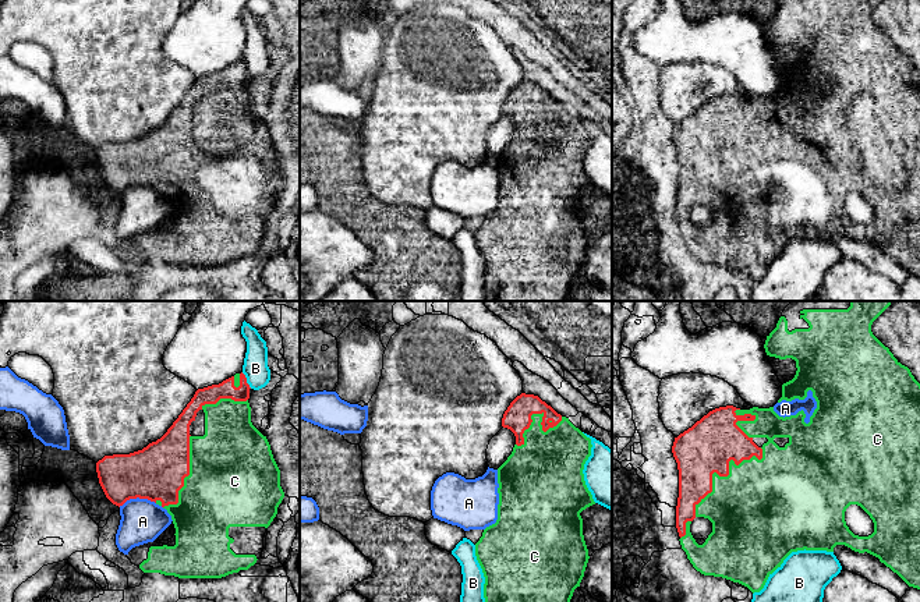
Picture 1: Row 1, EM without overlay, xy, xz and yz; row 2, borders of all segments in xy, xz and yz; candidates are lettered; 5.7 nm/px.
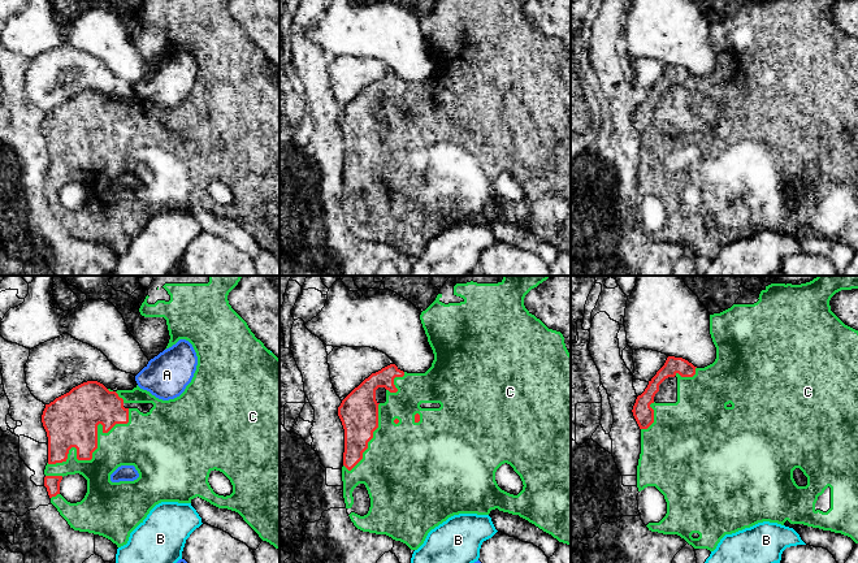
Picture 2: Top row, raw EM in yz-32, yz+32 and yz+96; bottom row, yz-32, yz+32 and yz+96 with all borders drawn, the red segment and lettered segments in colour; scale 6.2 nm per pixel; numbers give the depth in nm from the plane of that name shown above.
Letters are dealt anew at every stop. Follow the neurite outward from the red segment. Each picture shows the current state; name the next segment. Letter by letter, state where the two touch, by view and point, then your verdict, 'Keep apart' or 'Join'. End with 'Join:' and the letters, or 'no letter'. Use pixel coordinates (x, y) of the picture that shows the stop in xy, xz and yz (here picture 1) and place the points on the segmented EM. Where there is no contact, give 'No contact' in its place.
A: Touches red at xy (137, 496). Keep apart
B: Touches red at xy (246, 381). Keep apart
C: Touches red at yz (726, 475). Join
Join: C

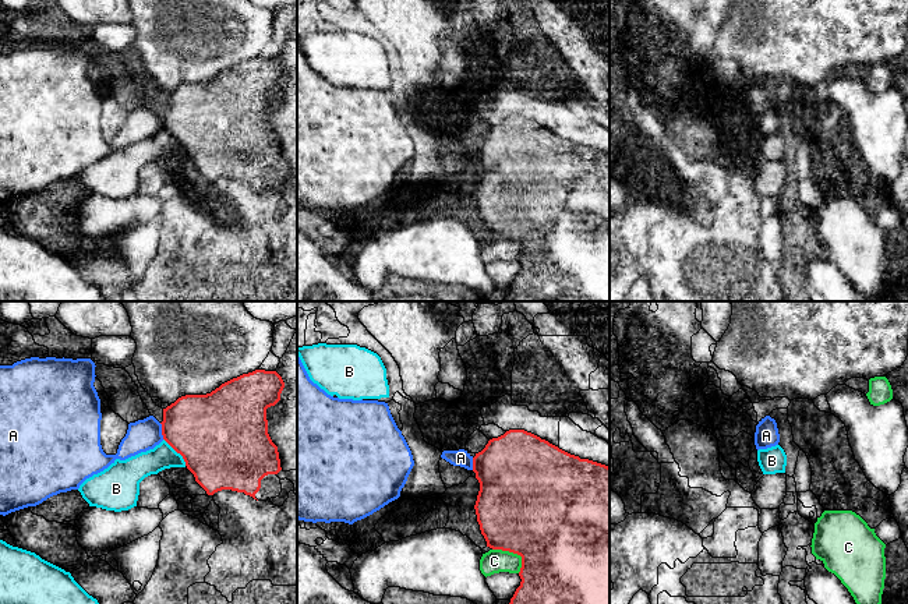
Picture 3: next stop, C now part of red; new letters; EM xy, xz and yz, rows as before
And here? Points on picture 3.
A: Touches red at xy (162, 431). Keep apart
B: Touches red at xy (177, 452). Keep apart
C: Touches red at xz (513, 553). Keep apart
Join: no letter

